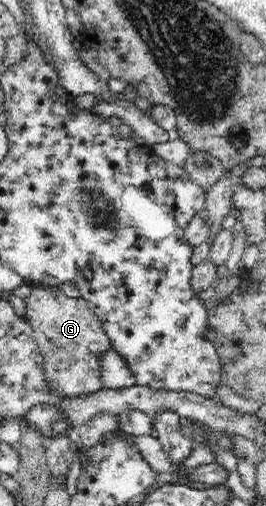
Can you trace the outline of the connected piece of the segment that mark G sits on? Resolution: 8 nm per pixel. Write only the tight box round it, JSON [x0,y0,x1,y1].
[25,285,111,400]

